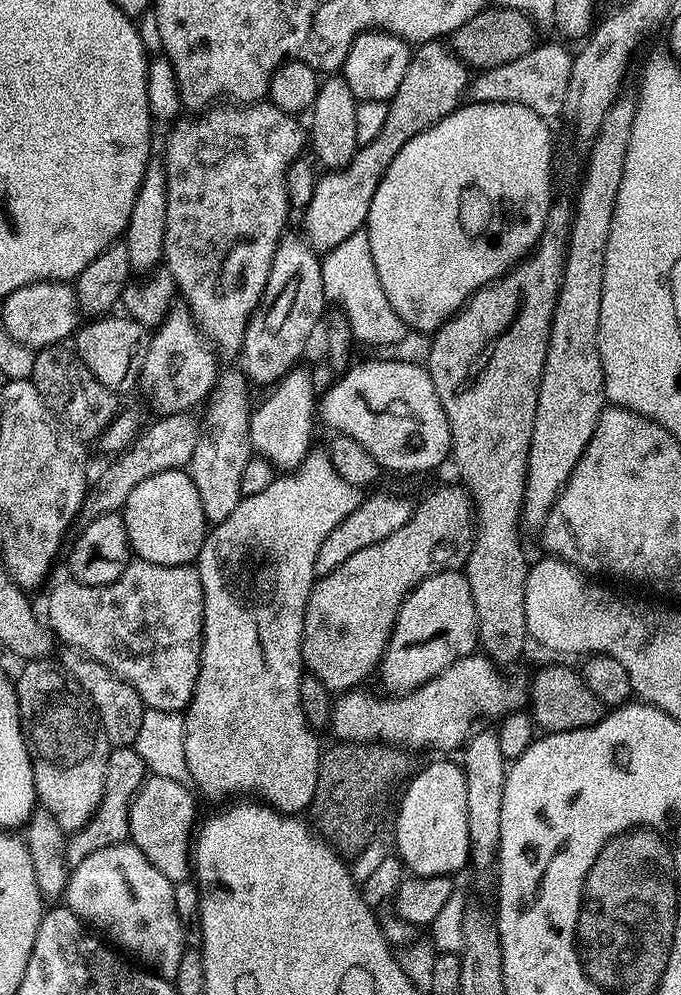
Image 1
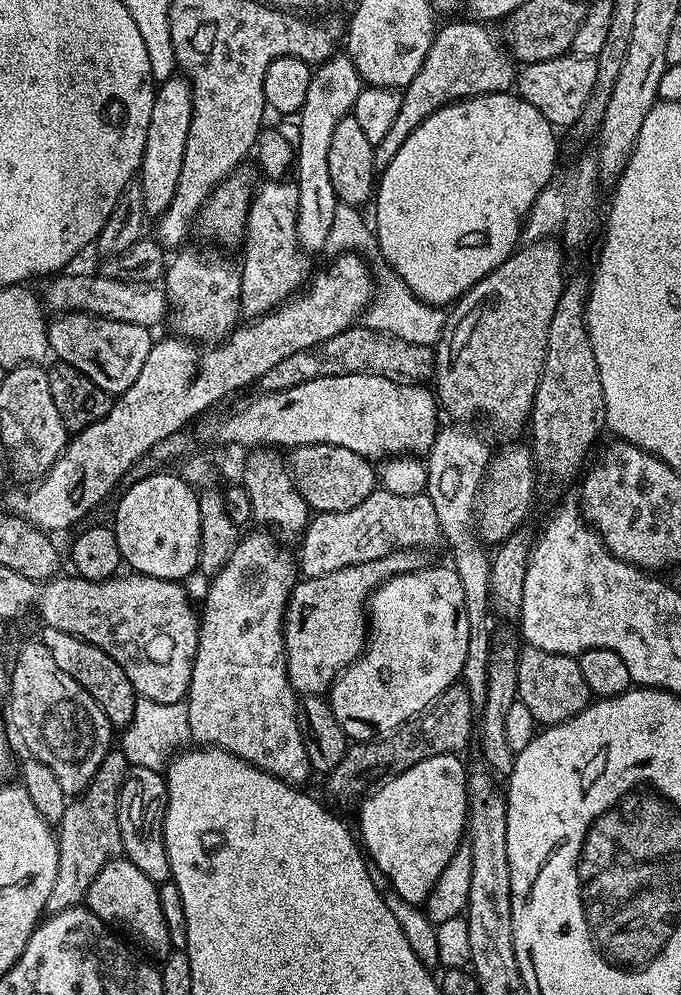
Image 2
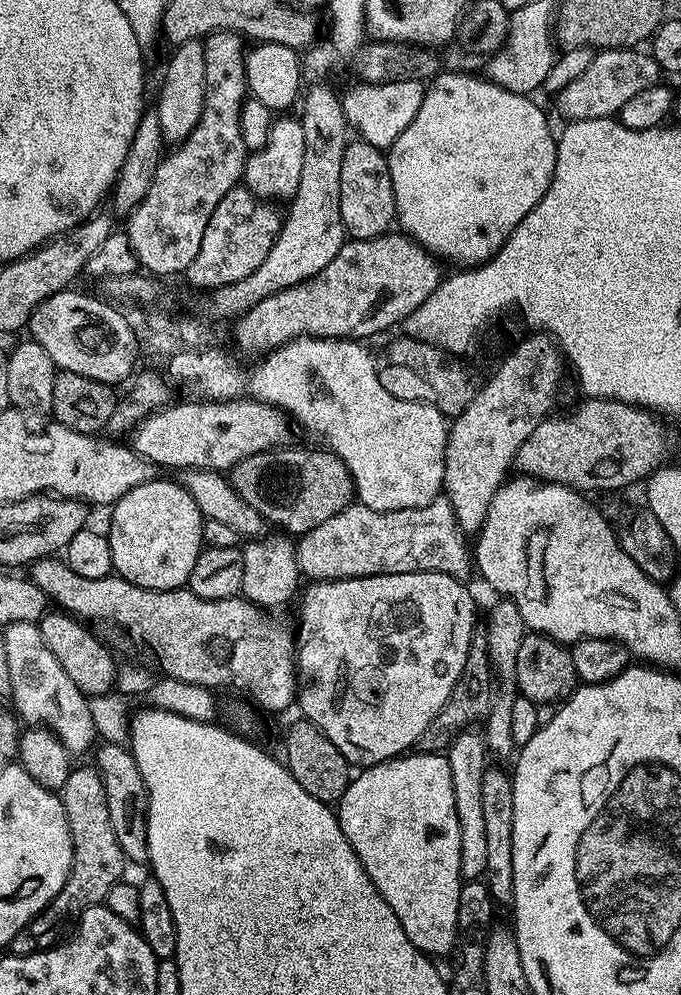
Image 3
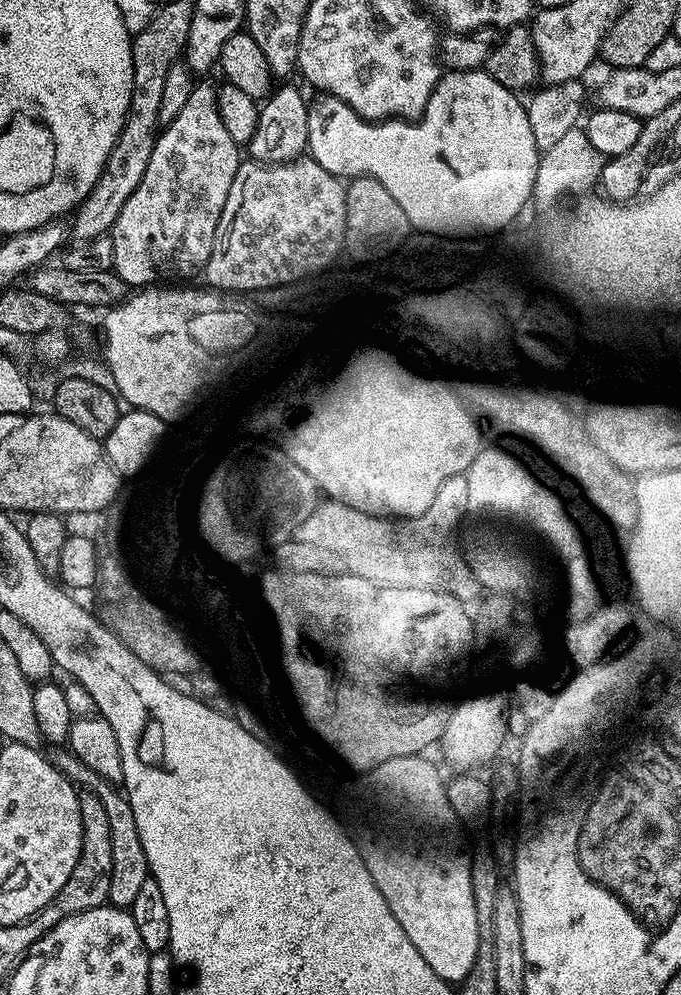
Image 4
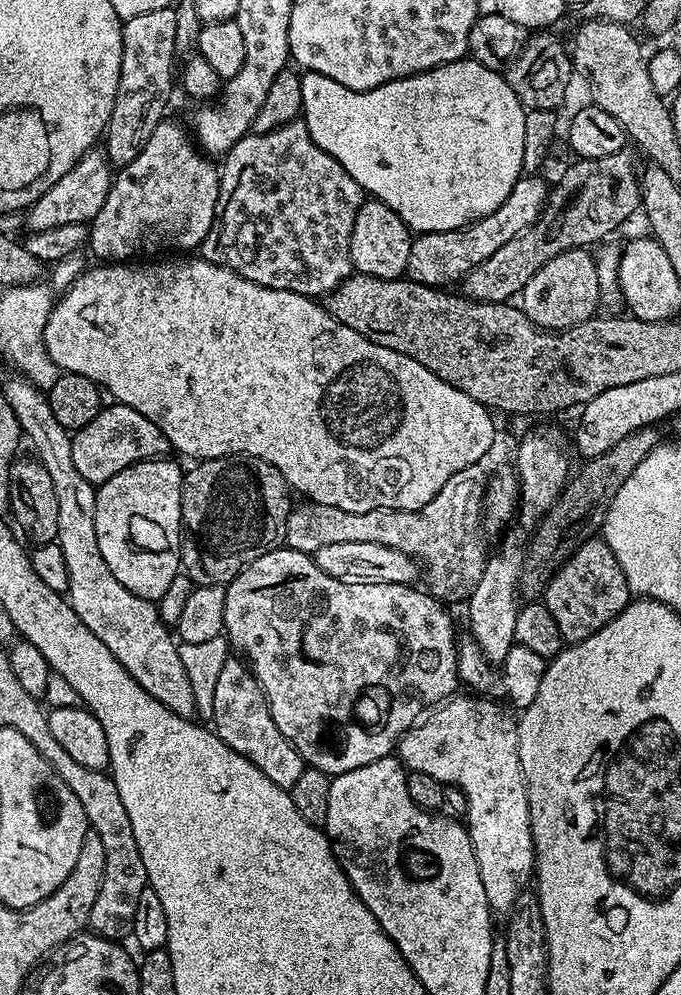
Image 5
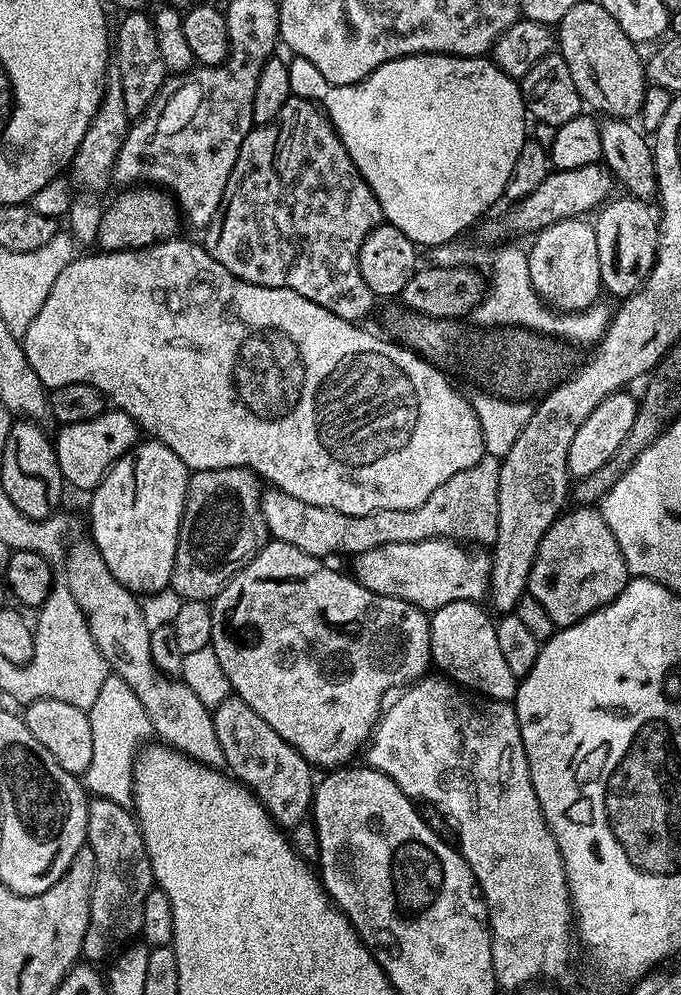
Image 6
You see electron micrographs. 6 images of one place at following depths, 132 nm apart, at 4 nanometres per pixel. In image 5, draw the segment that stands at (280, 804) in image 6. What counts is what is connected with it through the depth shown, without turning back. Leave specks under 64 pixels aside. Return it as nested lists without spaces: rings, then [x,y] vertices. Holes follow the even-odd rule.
[[[229,658],[223,663],[218,682],[215,683],[210,724],[219,740],[226,742],[230,750],[242,754],[242,758],[254,762],[254,766],[258,766],[258,770],[262,770],[262,774],[274,782],[274,786],[291,789],[304,774],[304,760],[284,737],[282,730],[274,726],[274,718],[270,714],[262,686],[243,659]]]

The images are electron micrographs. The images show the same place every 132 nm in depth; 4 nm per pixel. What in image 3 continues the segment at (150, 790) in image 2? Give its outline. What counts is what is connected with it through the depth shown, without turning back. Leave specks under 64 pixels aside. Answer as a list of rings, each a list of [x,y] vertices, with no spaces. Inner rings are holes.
[[[104,742],[95,749],[95,752],[94,766],[100,771],[106,786],[106,802],[110,806],[110,826],[114,826],[118,846],[122,846],[125,861],[132,863],[133,860],[134,863],[143,865],[148,859],[146,842],[148,791],[142,782],[142,774],[138,774],[138,764],[134,762],[131,751],[123,743]]]

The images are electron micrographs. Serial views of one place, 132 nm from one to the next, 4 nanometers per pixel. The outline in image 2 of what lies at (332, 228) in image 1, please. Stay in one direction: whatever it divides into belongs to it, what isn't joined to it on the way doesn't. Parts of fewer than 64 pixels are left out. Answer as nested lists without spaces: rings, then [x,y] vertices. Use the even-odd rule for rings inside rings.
[[[460,19],[445,23],[448,25],[445,28],[443,25],[437,31],[426,54],[426,62],[422,62],[422,70],[418,70],[418,74],[414,74],[414,82],[402,90],[402,106],[394,117],[394,126],[390,126],[386,138],[375,145],[377,169],[384,169],[392,161],[402,142],[406,142],[406,138],[410,138],[410,134],[414,134],[414,130],[418,130],[418,126],[430,118],[430,114],[457,100],[507,92],[515,85],[518,68],[503,43],[497,37],[495,40],[484,29],[487,27],[483,23]]]

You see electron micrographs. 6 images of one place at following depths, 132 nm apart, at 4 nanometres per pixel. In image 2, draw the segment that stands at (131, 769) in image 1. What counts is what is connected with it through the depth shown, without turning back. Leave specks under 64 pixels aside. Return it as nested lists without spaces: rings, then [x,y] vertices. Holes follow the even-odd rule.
[[[109,750],[106,758],[102,758],[102,763],[98,765],[98,770],[94,770],[94,778],[90,778],[79,796],[69,799],[56,832],[56,845],[60,853],[58,878],[48,899],[48,908],[52,912],[83,905],[88,899],[90,882],[98,878],[100,871],[111,860],[123,853],[122,834],[118,826],[118,802],[129,767],[126,754],[121,750]]]

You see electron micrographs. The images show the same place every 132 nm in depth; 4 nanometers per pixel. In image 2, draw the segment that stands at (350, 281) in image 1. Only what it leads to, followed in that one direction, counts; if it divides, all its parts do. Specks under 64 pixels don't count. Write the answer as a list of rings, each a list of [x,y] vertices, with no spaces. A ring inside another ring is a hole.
[[[337,203],[334,210],[334,223],[330,226],[330,234],[326,237],[322,252],[323,255],[328,255],[328,258],[335,258],[342,252],[354,252],[367,260],[372,270],[372,278],[376,282],[376,295],[364,311],[363,327],[394,334],[394,338],[403,338],[405,342],[418,342],[418,346],[436,345],[444,329],[445,309],[418,299],[406,286],[406,282],[402,282],[400,275],[390,265],[385,264],[380,254],[380,245],[376,242],[373,225],[369,221],[368,224],[364,221],[362,213],[360,208]]]

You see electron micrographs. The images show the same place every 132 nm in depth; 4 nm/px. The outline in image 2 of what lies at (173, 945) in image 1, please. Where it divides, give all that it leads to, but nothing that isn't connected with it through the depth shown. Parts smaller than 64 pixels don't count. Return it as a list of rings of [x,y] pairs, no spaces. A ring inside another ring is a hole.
[[[126,858],[111,860],[100,871],[98,878],[90,882],[86,906],[104,924],[119,930],[125,937],[133,936],[146,951],[153,952],[157,958],[167,956],[172,948],[170,930],[162,914],[158,885],[146,878],[146,874],[142,874],[142,870],[138,870],[138,866],[134,866]]]

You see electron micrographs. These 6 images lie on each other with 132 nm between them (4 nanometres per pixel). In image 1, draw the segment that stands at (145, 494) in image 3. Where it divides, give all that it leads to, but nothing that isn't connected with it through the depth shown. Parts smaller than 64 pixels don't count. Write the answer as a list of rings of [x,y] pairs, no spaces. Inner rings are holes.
[[[175,468],[162,474],[154,474],[154,478],[146,478],[139,486],[134,486],[126,498],[122,509],[128,547],[139,559],[158,566],[178,566],[192,564],[202,550],[202,542],[206,535],[206,521],[202,514],[202,498],[198,498],[198,490],[188,477],[187,471]]]

